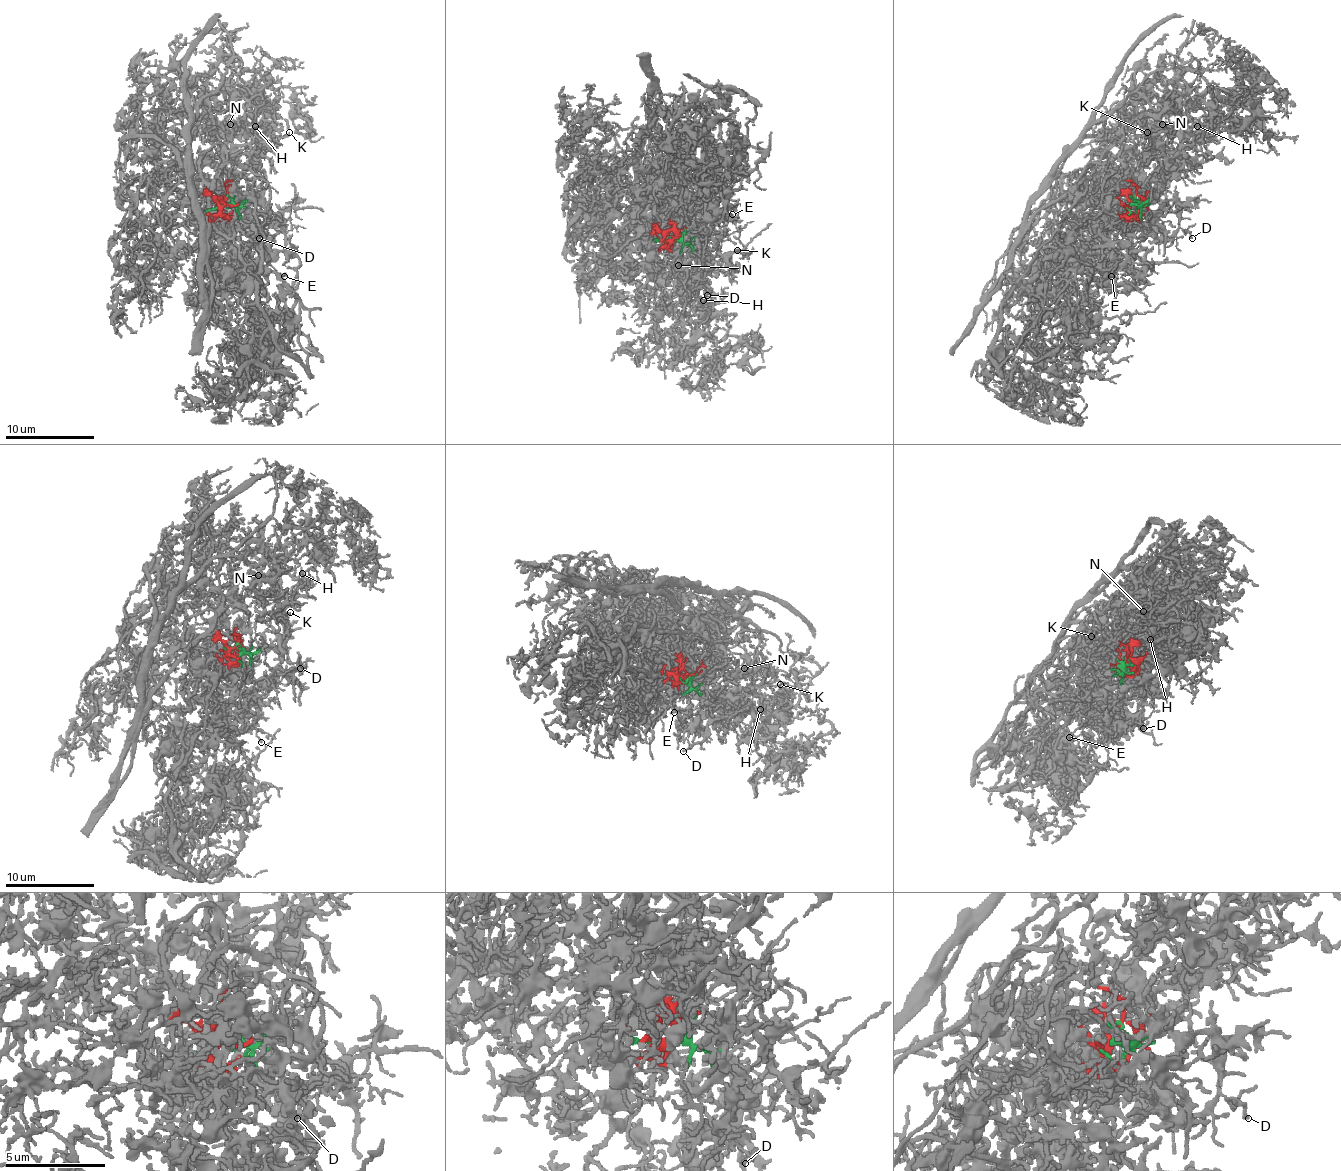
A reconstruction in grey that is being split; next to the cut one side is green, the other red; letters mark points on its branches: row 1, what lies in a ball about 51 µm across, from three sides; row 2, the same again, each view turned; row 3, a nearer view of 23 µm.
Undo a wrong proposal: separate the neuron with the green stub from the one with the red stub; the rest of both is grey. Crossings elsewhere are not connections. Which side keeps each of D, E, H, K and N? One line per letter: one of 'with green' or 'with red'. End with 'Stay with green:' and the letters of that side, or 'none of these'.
D: with green
E: with red
H: with green
K: with green
N: with green
Stay with green: D, H, K, N

